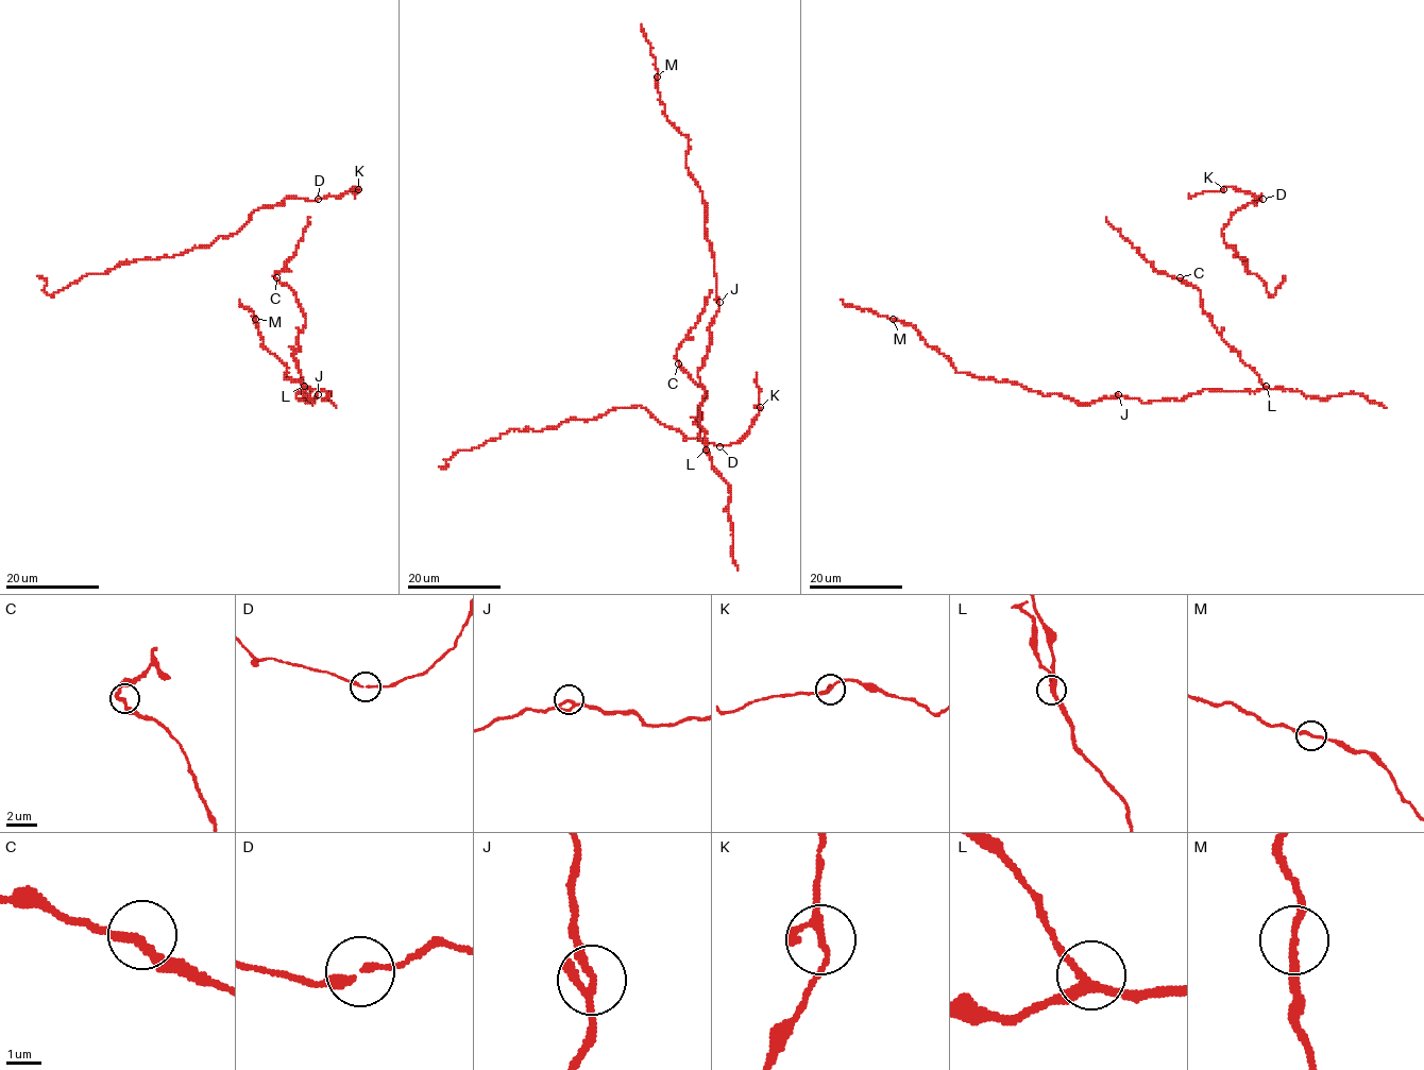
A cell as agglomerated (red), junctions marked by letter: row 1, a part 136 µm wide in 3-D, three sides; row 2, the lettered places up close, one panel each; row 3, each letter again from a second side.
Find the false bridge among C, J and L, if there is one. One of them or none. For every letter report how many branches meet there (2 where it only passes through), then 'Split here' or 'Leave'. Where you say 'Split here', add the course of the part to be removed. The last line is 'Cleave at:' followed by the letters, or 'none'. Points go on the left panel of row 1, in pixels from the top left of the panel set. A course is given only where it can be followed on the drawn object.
C: Branches: 2. Leave
J: Branches: 3. Leave
L: Branches: 3. Leave
Cleave at: none

